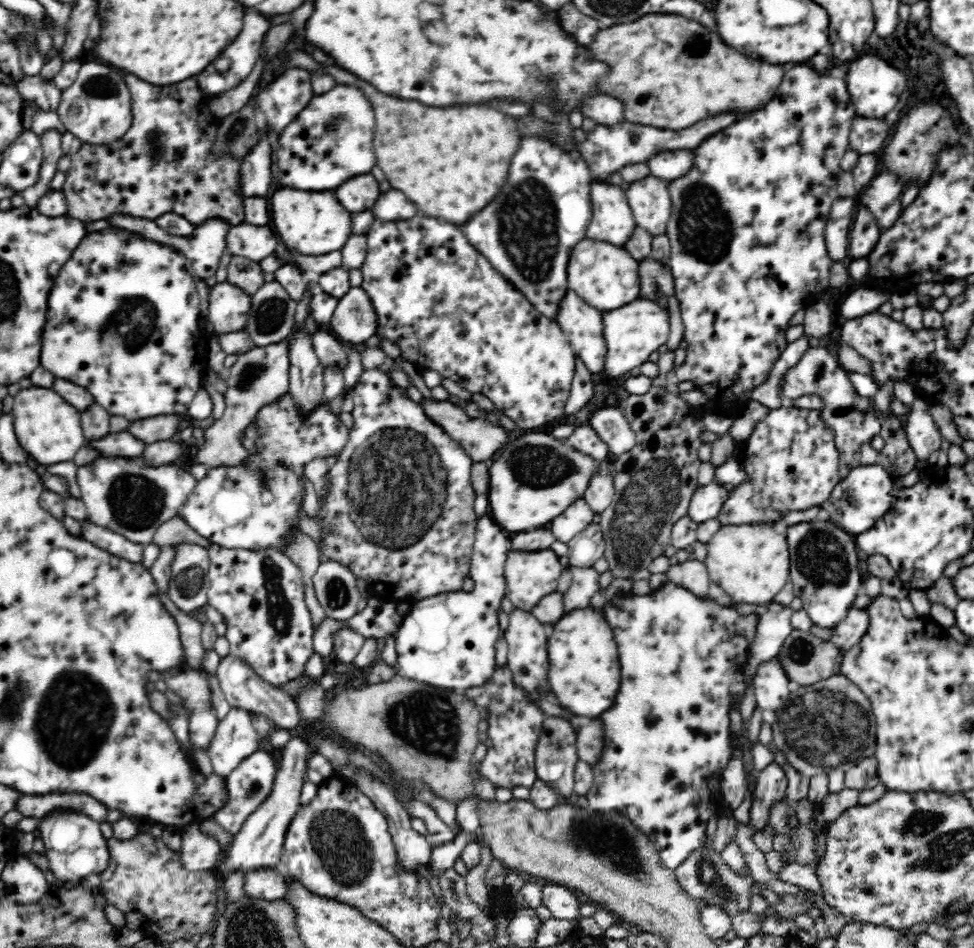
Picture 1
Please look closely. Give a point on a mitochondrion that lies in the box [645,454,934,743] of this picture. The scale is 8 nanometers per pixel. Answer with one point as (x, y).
(820, 559)

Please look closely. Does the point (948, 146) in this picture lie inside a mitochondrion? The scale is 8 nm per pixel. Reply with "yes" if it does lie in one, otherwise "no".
no

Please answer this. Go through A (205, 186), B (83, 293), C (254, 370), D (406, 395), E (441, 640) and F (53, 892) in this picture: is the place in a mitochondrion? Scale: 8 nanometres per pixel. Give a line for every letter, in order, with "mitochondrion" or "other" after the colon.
A: other
B: other
C: mitochondrion
D: other
E: other
F: other

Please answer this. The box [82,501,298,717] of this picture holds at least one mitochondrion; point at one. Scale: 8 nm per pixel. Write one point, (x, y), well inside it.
(189, 579)

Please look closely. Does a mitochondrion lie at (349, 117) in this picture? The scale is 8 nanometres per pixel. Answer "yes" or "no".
yes

